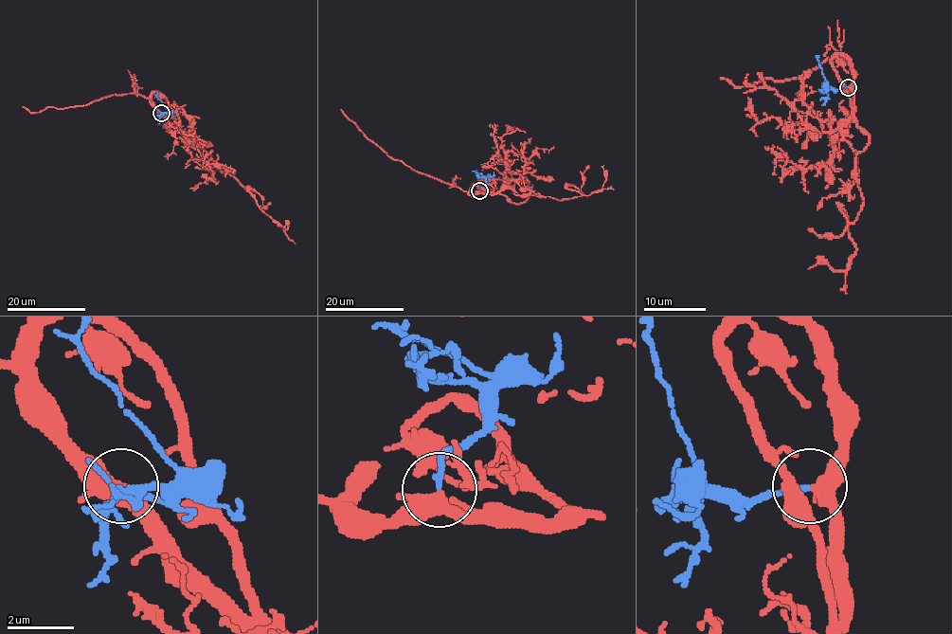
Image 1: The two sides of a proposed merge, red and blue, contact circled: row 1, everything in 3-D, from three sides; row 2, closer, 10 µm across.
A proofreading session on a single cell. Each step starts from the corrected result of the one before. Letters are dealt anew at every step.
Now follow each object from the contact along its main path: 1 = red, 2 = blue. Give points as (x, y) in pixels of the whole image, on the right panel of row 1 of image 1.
1: (848, 86), (868, 145), (855, 155), (859, 214), (853, 222), (840, 207), (855, 251), (843, 270), (808, 268)
2: (848, 86), (835, 89), (826, 84), (816, 56)

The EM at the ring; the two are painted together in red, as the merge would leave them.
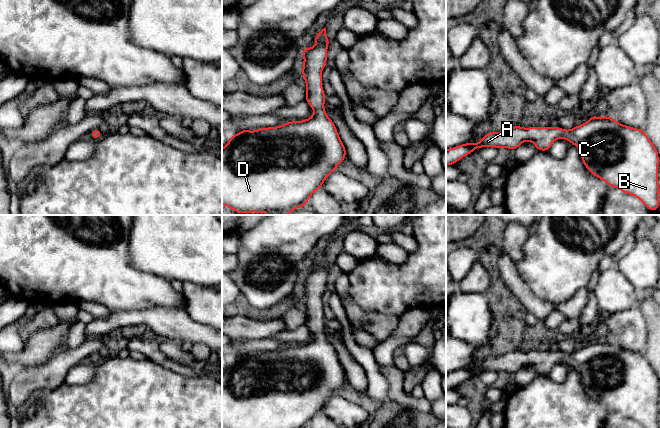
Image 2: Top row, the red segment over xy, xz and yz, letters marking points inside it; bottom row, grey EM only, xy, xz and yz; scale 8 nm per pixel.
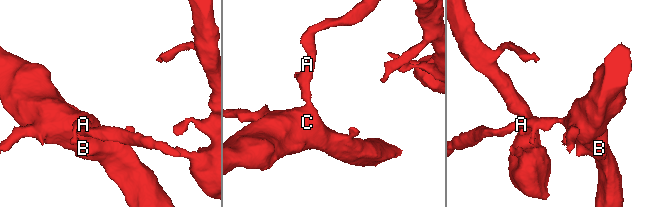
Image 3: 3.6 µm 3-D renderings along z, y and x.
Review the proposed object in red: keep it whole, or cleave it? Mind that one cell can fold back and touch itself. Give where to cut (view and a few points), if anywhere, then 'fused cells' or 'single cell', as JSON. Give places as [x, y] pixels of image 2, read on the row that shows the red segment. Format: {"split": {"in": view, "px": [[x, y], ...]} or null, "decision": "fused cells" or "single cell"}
{"split": null, "decision": "single cell"}

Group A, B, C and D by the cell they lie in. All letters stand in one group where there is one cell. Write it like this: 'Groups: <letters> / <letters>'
Groups: A B C D

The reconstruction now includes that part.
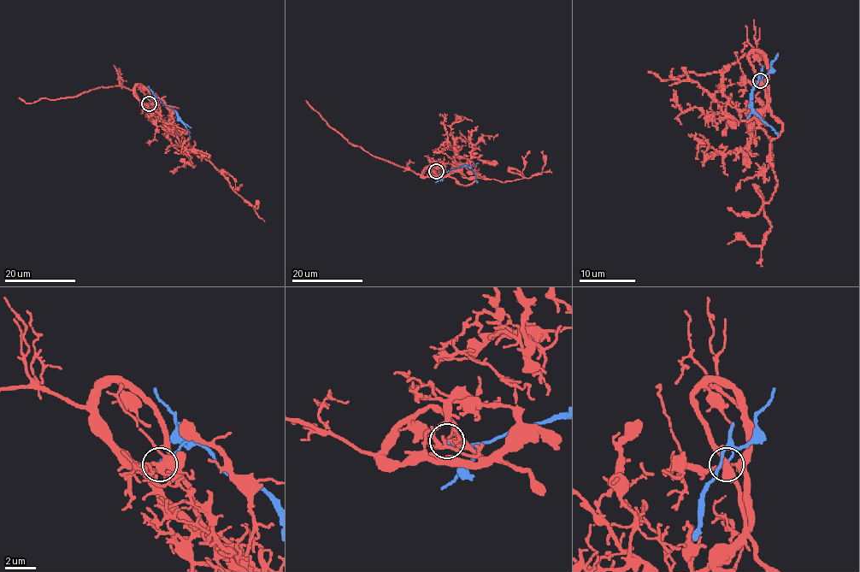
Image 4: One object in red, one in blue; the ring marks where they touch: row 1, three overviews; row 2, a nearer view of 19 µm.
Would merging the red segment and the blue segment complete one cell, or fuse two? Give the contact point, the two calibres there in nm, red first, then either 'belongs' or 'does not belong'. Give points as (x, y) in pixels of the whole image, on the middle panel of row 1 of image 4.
(436, 171) | 280/120 nm | does not belong

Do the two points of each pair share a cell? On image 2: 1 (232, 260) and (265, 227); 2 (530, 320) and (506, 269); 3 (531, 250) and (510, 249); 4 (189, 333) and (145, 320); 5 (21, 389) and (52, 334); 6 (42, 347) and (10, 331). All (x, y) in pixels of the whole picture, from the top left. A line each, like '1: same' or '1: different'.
1: different
2: different
3: different
4: same
5: different
6: different

